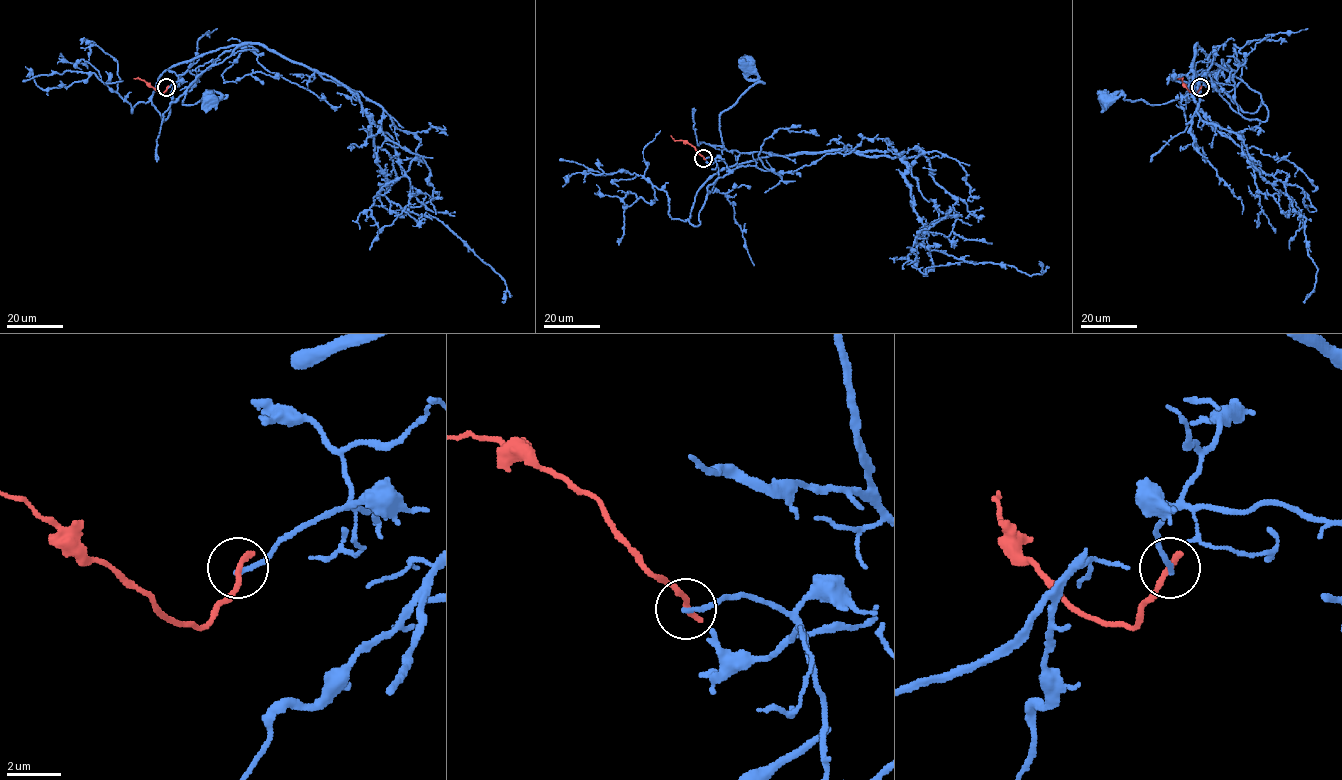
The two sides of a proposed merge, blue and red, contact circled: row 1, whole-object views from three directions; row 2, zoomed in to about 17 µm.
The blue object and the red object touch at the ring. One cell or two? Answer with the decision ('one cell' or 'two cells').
two cells

